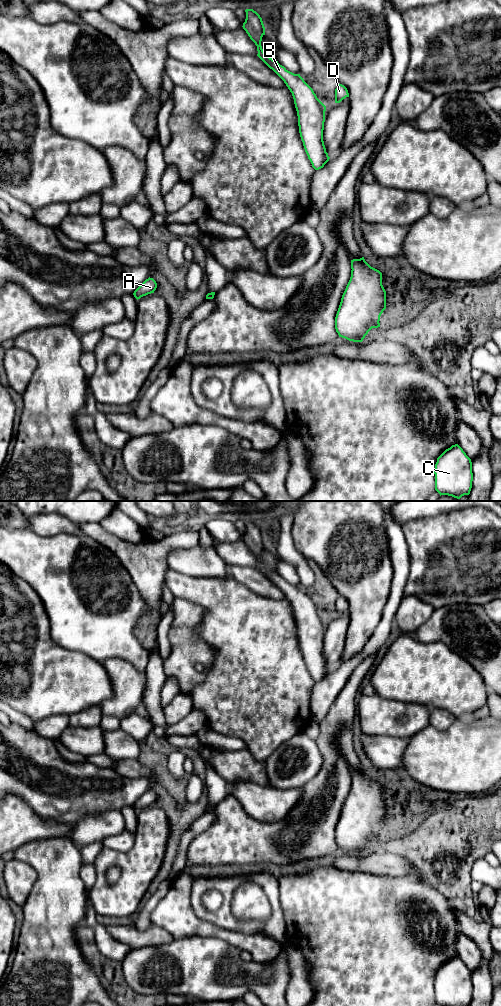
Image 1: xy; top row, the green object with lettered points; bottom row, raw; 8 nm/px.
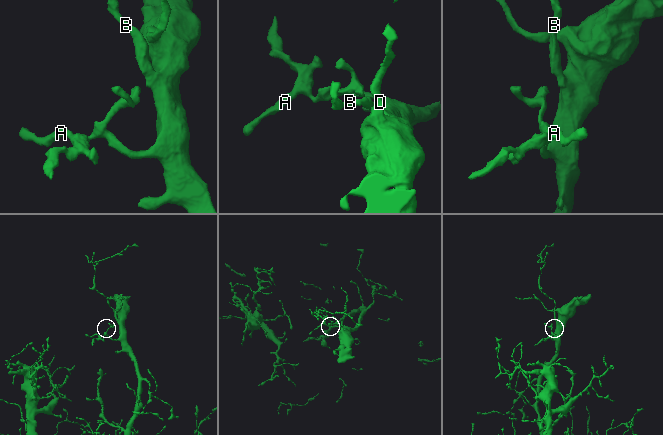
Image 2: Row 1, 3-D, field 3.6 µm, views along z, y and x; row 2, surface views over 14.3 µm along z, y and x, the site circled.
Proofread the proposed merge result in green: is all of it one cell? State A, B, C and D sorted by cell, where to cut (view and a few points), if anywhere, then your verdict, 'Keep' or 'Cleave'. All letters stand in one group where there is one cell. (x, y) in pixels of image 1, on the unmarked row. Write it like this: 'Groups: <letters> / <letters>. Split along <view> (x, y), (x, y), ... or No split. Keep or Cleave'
Groups: A B C D. No split. Keep

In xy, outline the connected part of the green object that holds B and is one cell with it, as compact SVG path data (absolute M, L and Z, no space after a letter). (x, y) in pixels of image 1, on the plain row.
M246 521L245 524L246 531L242 539L257 558L257 568L284 593L292 605L305 664L312 679L319 682L330 671L323 653L326 618L300 586L288 583L264 565L261 558L262 549L265 547L262 530L253 521Z

